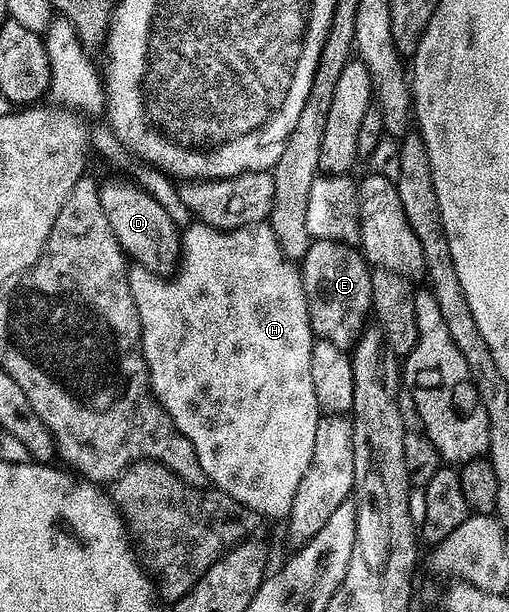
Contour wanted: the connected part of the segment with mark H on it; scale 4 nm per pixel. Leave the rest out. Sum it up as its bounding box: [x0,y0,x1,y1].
[130,222,320,521]

